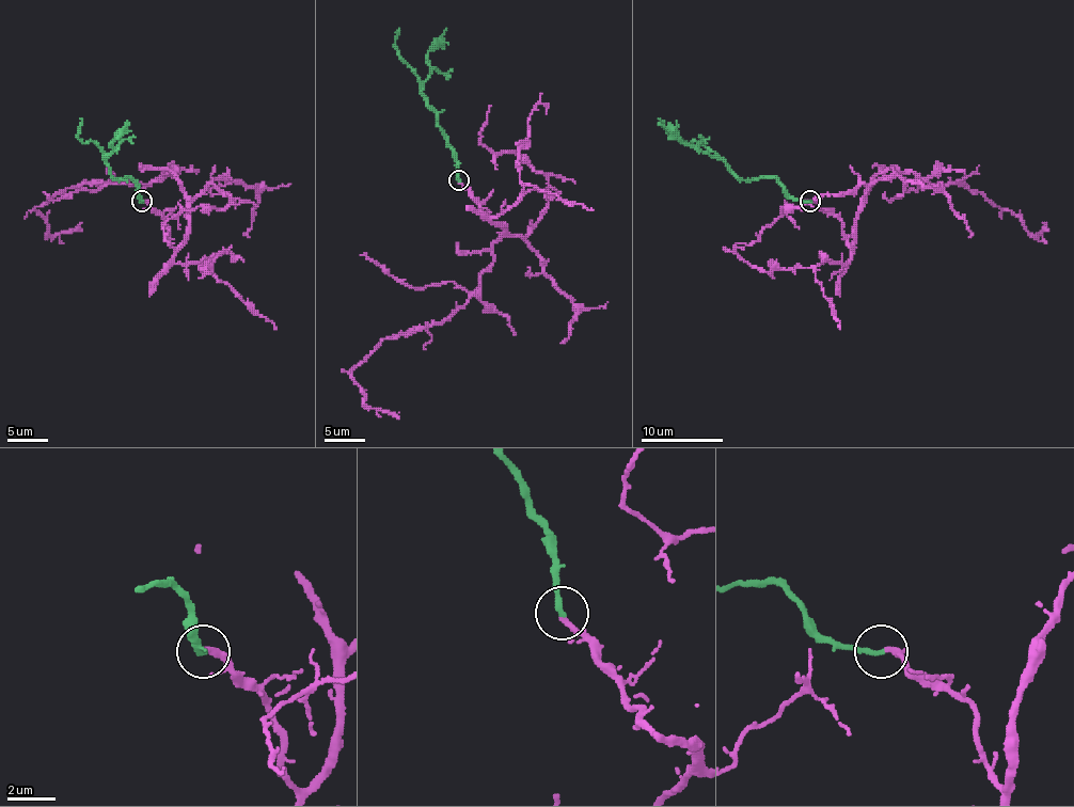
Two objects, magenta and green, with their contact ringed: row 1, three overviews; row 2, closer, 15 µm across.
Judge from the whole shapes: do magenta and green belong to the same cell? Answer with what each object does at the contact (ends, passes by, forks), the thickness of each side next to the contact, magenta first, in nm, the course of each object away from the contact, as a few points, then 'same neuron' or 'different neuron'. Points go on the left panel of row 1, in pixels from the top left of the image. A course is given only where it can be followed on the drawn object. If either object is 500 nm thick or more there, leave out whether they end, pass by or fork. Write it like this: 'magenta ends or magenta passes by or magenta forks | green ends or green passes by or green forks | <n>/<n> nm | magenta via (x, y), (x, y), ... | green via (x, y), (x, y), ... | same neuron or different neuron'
magenta ends | green ends | 240/240 nm | magenta via (141, 200), (176, 248), (188, 199), (174, 168), (139, 188), (72, 186), (35, 208), (49, 235), (82, 223) | green via (141, 200), (139, 188), (129, 177), (116, 179), (103, 151), (92, 141), (84, 143), (78, 137), (82, 119) | same neuron

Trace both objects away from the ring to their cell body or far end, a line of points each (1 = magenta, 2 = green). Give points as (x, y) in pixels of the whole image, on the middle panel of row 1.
1: (458, 182), (505, 231), (480, 285), (462, 306), (440, 322), (389, 336), (352, 372), (366, 405), (399, 412)
2: (458, 179), (456, 155), (446, 144), (446, 135), (395, 42), (399, 28)

